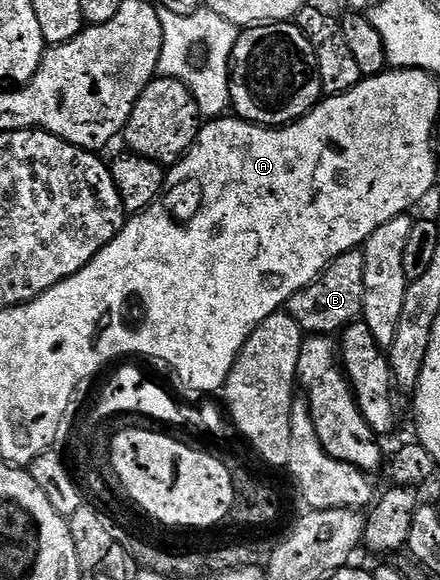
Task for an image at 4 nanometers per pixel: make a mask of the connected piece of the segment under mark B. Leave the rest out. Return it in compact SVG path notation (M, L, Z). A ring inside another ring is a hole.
M355 248L339 255L316 281L300 289L287 303L287 313L306 334L333 335L362 316L365 291L364 255L360 248Z

